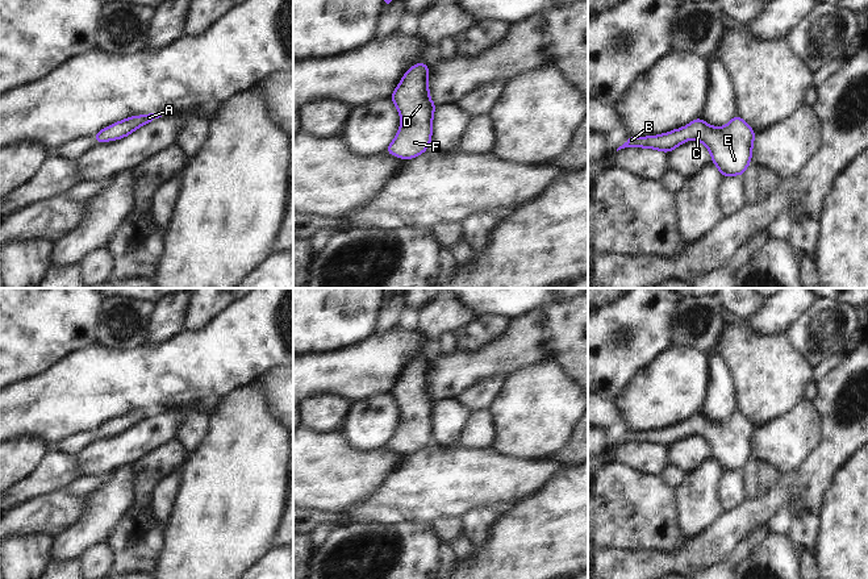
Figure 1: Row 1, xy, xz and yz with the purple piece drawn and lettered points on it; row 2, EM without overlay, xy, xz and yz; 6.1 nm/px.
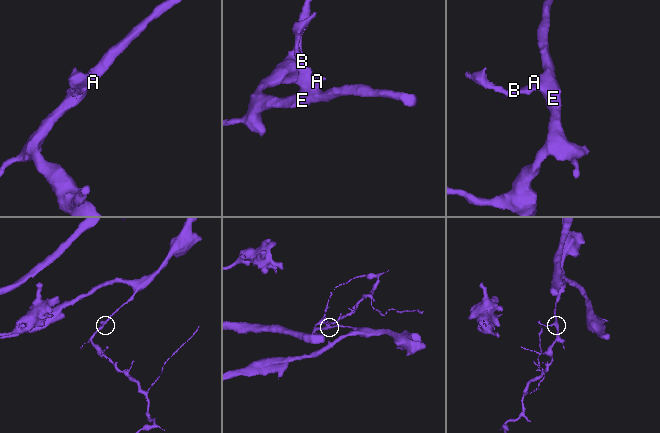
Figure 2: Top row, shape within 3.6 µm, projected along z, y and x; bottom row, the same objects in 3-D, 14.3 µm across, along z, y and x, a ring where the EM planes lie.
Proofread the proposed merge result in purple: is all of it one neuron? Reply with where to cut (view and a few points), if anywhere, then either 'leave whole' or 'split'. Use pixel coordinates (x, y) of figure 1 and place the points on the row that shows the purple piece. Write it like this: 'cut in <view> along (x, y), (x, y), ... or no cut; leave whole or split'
no cut; leave whole

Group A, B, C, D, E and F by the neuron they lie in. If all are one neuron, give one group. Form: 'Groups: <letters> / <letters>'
Groups: A B C D E F

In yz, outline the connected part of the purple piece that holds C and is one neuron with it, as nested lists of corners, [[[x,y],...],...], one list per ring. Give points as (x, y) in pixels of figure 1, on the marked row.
[[[735,114],[731,122],[722,128],[713,128],[702,118],[696,118],[683,129],[675,129],[665,134],[630,137],[617,151],[625,147],[650,147],[669,153],[684,141],[696,139],[708,146],[713,163],[723,178],[729,175],[743,176],[751,163],[754,138],[755,132]]]

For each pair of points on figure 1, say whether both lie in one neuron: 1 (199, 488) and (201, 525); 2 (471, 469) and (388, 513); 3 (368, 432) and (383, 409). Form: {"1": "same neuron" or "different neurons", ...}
{"1": "same neuron", "2": "same neuron", "3": "same neuron"}

